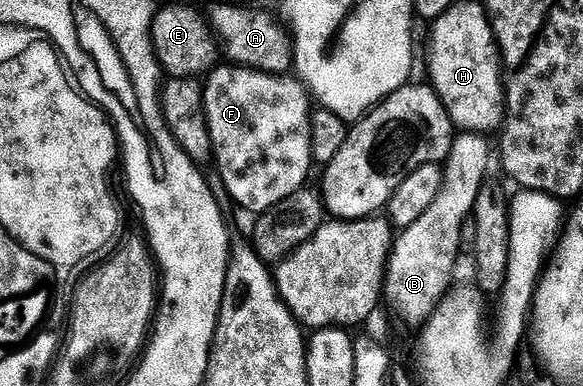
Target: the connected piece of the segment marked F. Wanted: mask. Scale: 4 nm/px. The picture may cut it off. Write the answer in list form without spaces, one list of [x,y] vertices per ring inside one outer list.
[[[215,67],[204,80],[206,121],[214,147],[212,160],[218,163],[227,194],[240,207],[261,214],[293,192],[303,191],[302,183],[312,169],[312,96],[306,84],[290,74],[222,67]]]

